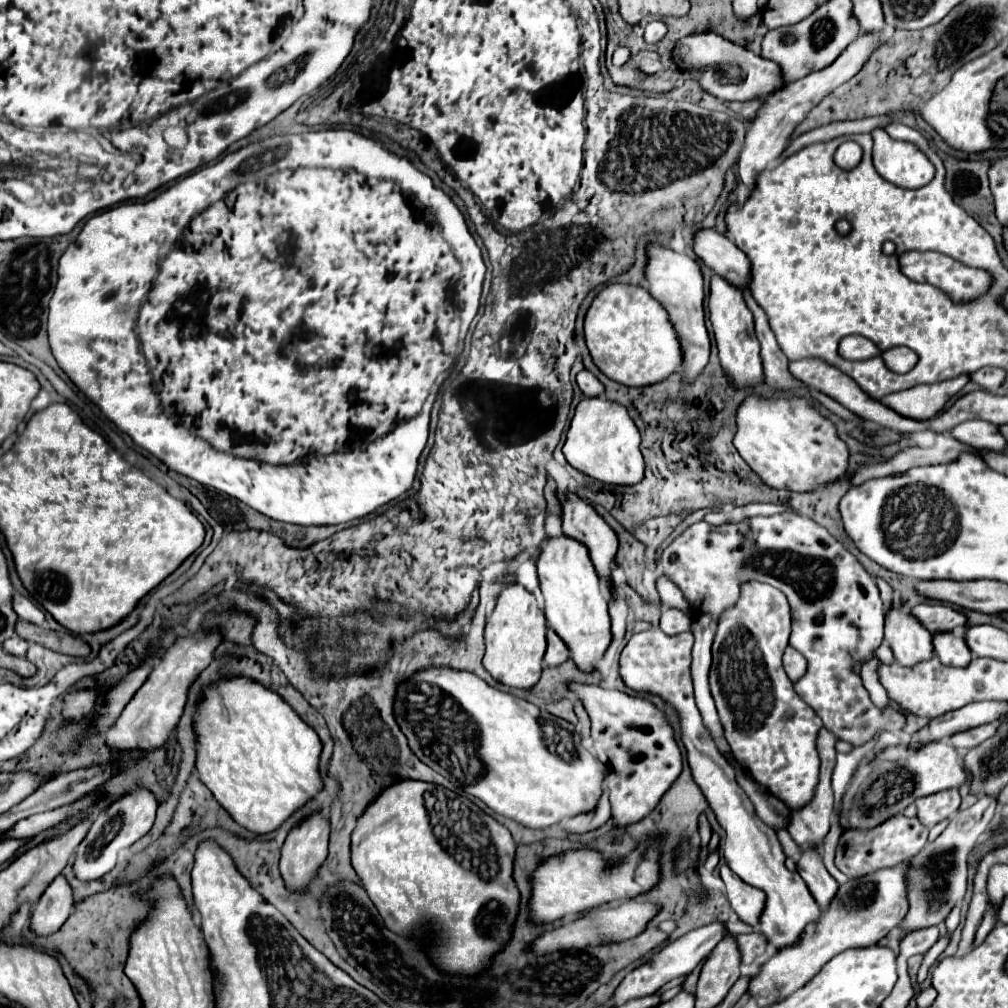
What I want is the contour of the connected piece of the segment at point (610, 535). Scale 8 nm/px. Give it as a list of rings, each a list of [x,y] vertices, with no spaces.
[[[557,493],[557,497],[563,503],[563,535],[567,535],[579,543],[585,543],[599,579],[603,581],[605,587],[609,587],[611,585],[611,571],[615,565],[617,549],[619,549],[619,541],[617,541],[615,531],[595,513],[595,509],[585,499],[577,497],[575,493]]]

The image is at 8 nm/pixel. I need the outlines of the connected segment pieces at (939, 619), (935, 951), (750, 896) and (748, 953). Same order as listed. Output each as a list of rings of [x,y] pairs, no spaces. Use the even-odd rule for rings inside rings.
[[[921,603],[921,605],[915,605],[911,609],[911,615],[923,625],[927,627],[927,631],[931,635],[937,635],[937,633],[953,633],[955,629],[963,627],[965,625],[965,617],[961,613],[957,613],[955,609],[947,607],[947,605],[941,605],[941,603]]]
[[[941,937],[941,939],[927,951],[927,955],[925,955],[925,959],[923,959],[923,965],[921,965],[921,969],[919,969],[919,975],[917,975],[917,981],[919,981],[919,983],[925,981],[925,977],[929,975],[929,969],[937,963],[937,959],[939,959],[939,955],[943,953],[943,949],[947,947],[947,943],[949,943],[949,939],[947,939],[947,937]]]
[[[727,865],[719,867],[719,875],[725,883],[731,909],[739,915],[741,921],[757,927],[757,915],[761,915],[761,903],[765,903],[765,895],[761,895],[761,891],[755,887],[741,883],[741,879],[737,879],[737,875],[733,875]]]
[[[759,931],[749,935],[737,935],[737,945],[741,953],[741,963],[751,963],[755,957],[759,957],[767,949],[765,937]]]

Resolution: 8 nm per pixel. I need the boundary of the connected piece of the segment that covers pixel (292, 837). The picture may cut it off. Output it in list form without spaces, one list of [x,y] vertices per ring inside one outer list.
[[[313,815],[307,821],[303,821],[297,829],[293,829],[283,847],[281,847],[281,863],[279,871],[285,881],[285,887],[289,891],[305,891],[307,885],[317,877],[321,865],[327,859],[327,835],[329,835],[329,825],[323,819],[323,815]]]

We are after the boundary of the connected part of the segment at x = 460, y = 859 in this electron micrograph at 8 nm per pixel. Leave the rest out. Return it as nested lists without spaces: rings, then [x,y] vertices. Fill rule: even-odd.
[[[401,781],[401,783],[395,783],[391,789],[385,789],[377,797],[377,801],[373,801],[369,805],[369,811],[365,811],[365,815],[361,815],[361,819],[357,821],[357,827],[351,835],[353,867],[355,867],[355,871],[361,879],[361,885],[365,887],[369,899],[375,903],[379,915],[383,917],[387,929],[393,931],[395,935],[407,939],[407,941],[417,941],[421,945],[427,961],[437,969],[437,973],[453,975],[453,977],[469,977],[469,979],[475,979],[475,977],[487,973],[493,965],[493,959],[499,955],[499,951],[505,947],[505,943],[511,941],[513,925],[519,917],[519,901],[521,901],[521,893],[519,893],[517,883],[513,879],[515,849],[517,849],[517,845],[515,845],[511,833],[505,827],[501,827],[493,817],[487,817],[465,795],[457,795],[457,793],[453,793],[453,791],[449,791],[441,785],[421,783],[421,781]]]

